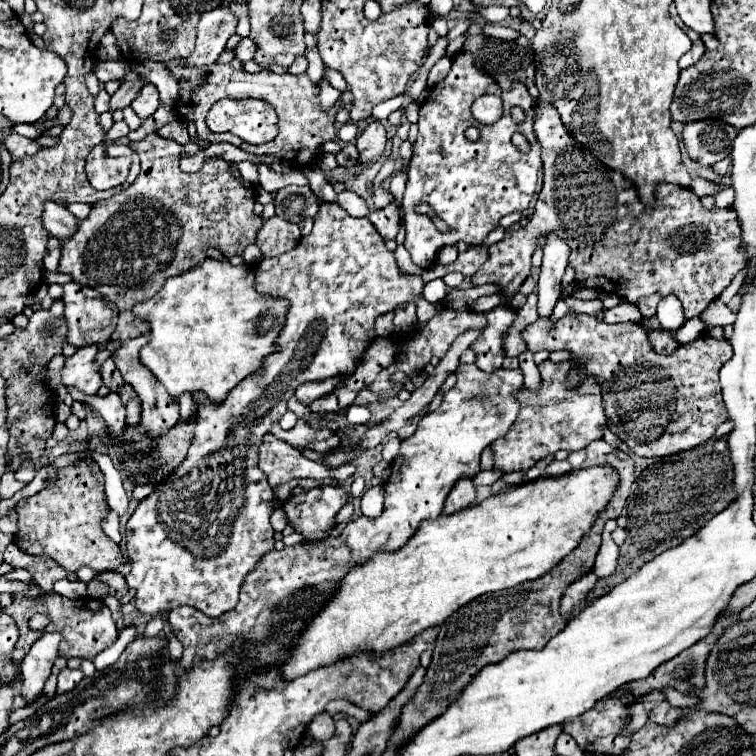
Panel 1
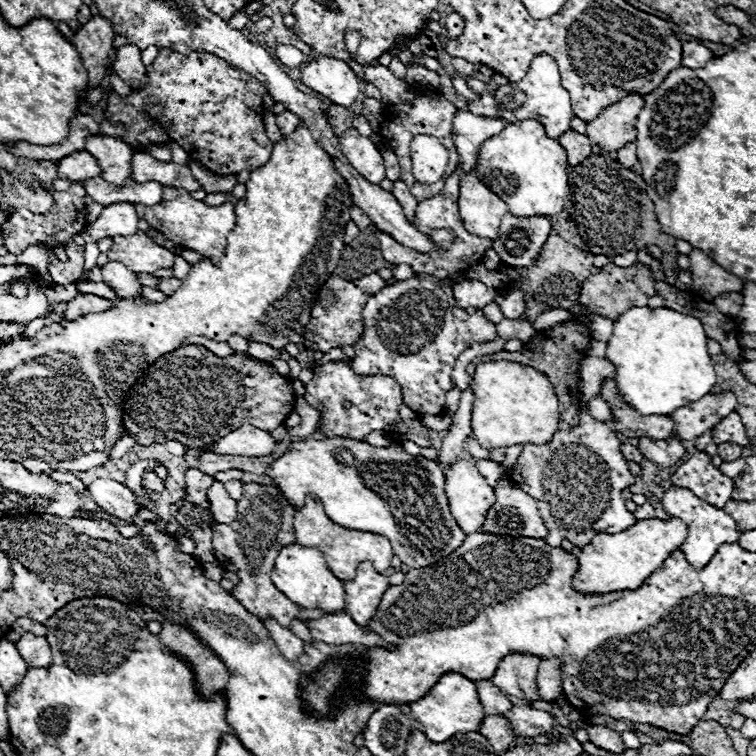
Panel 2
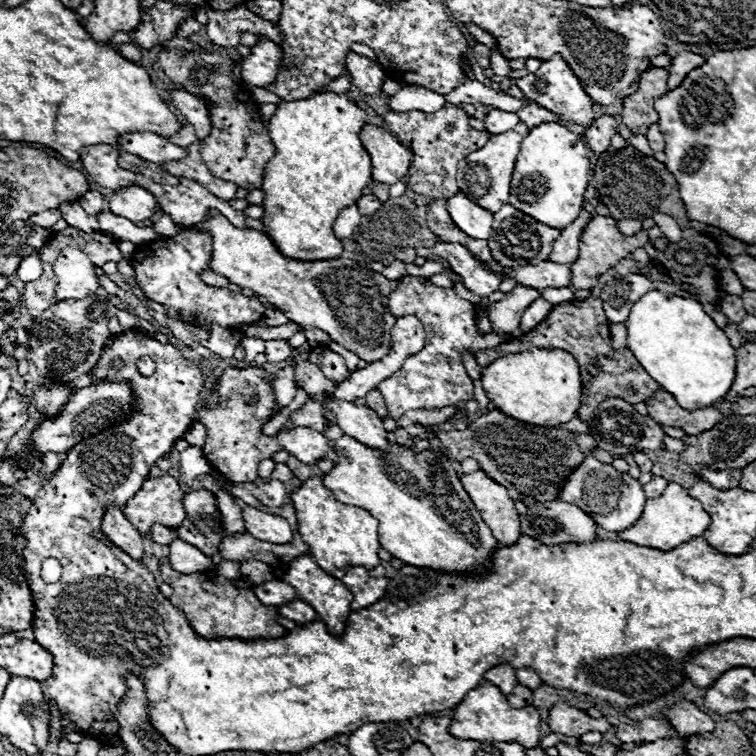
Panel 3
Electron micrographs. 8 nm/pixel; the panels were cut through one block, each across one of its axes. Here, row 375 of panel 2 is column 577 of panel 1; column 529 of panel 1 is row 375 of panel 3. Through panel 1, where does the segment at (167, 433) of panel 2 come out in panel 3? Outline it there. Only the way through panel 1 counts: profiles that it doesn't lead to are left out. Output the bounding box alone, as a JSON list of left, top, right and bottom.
[198,368,282,482]

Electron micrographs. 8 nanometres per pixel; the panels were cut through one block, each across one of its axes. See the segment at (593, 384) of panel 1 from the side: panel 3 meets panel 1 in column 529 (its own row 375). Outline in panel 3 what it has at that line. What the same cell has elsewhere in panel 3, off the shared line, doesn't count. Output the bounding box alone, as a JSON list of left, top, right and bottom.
[378,276,510,420]

